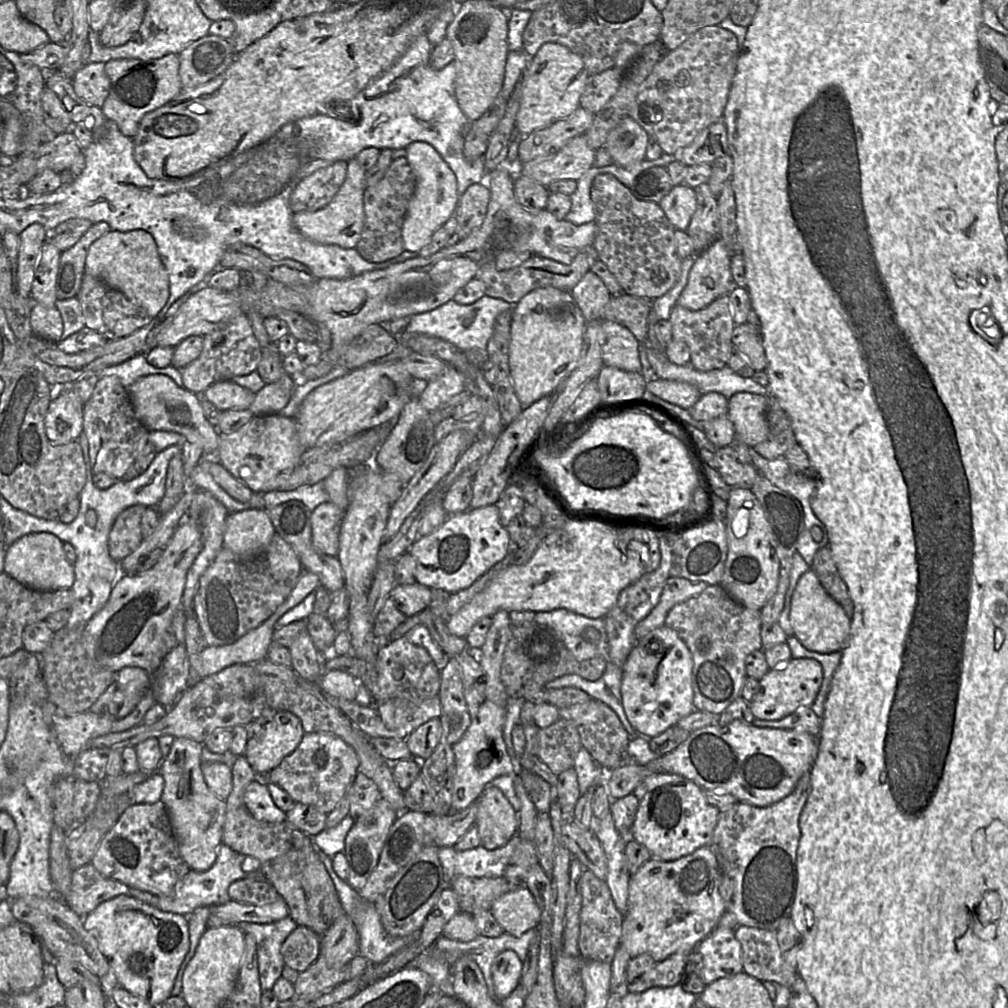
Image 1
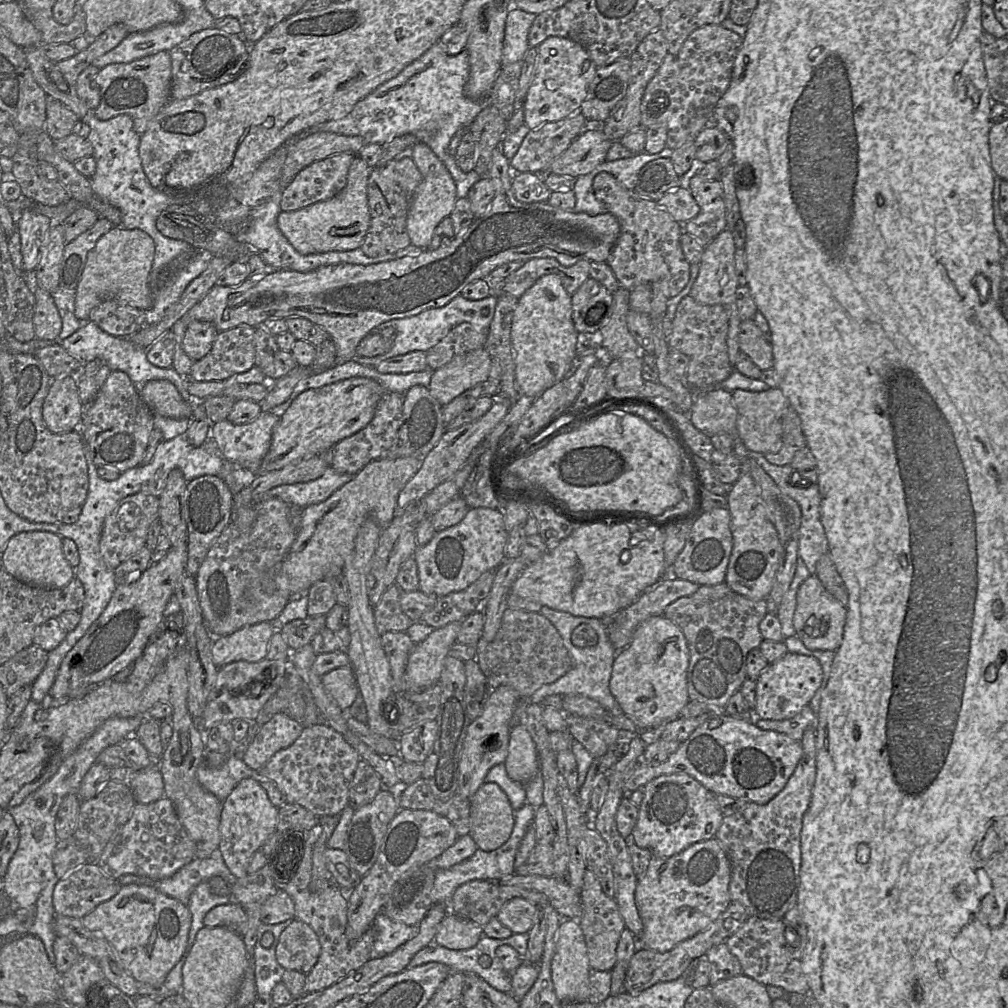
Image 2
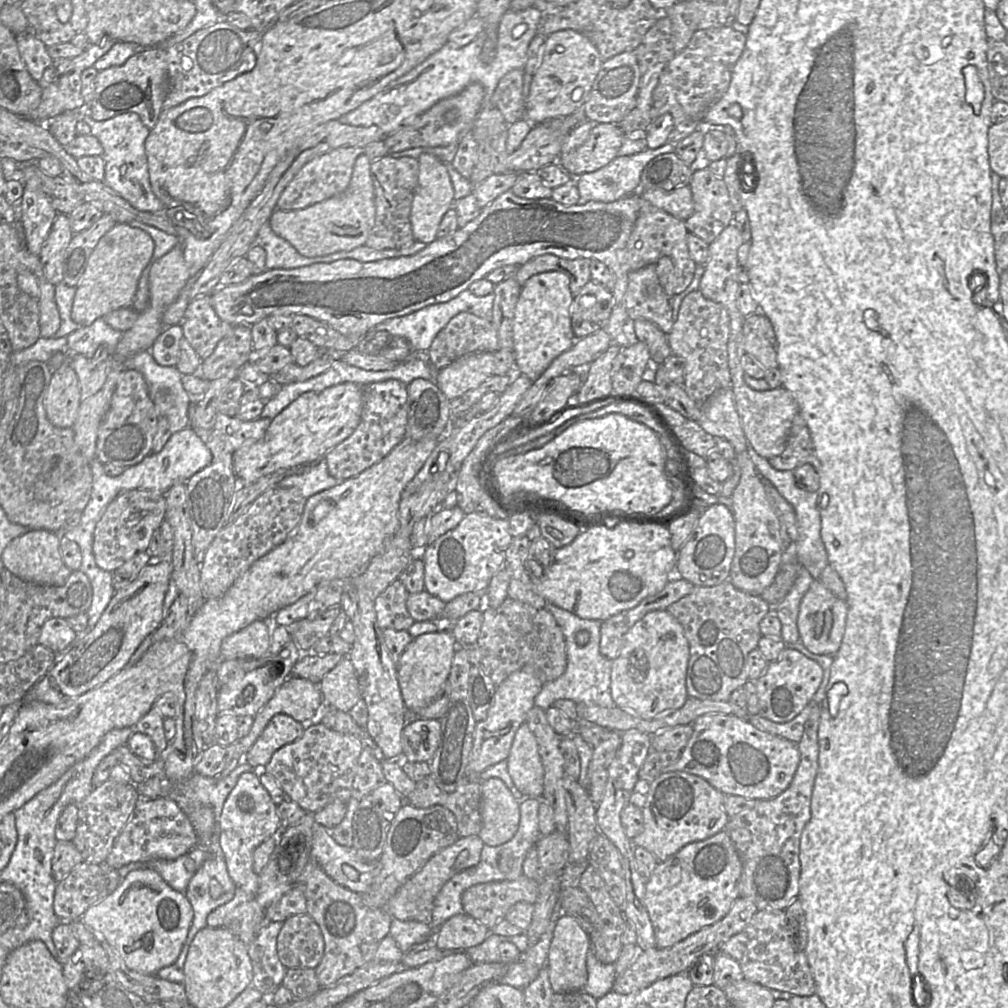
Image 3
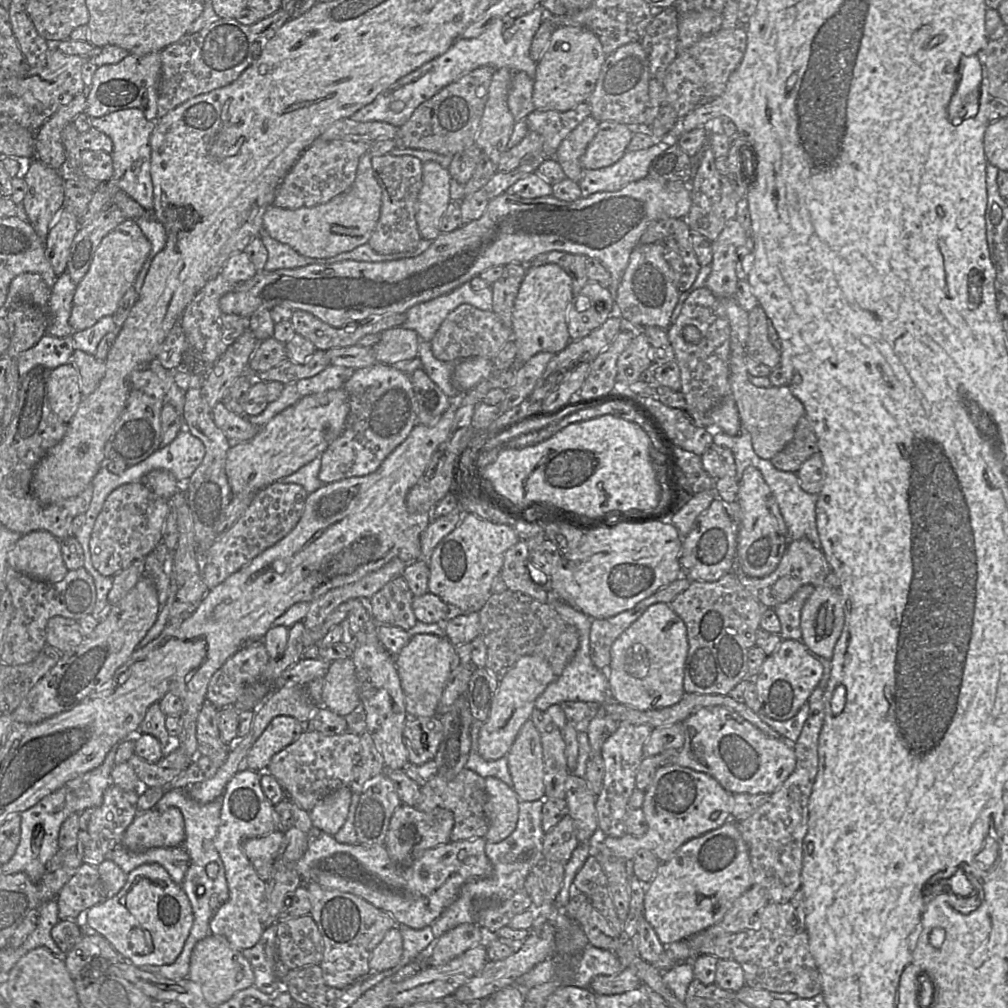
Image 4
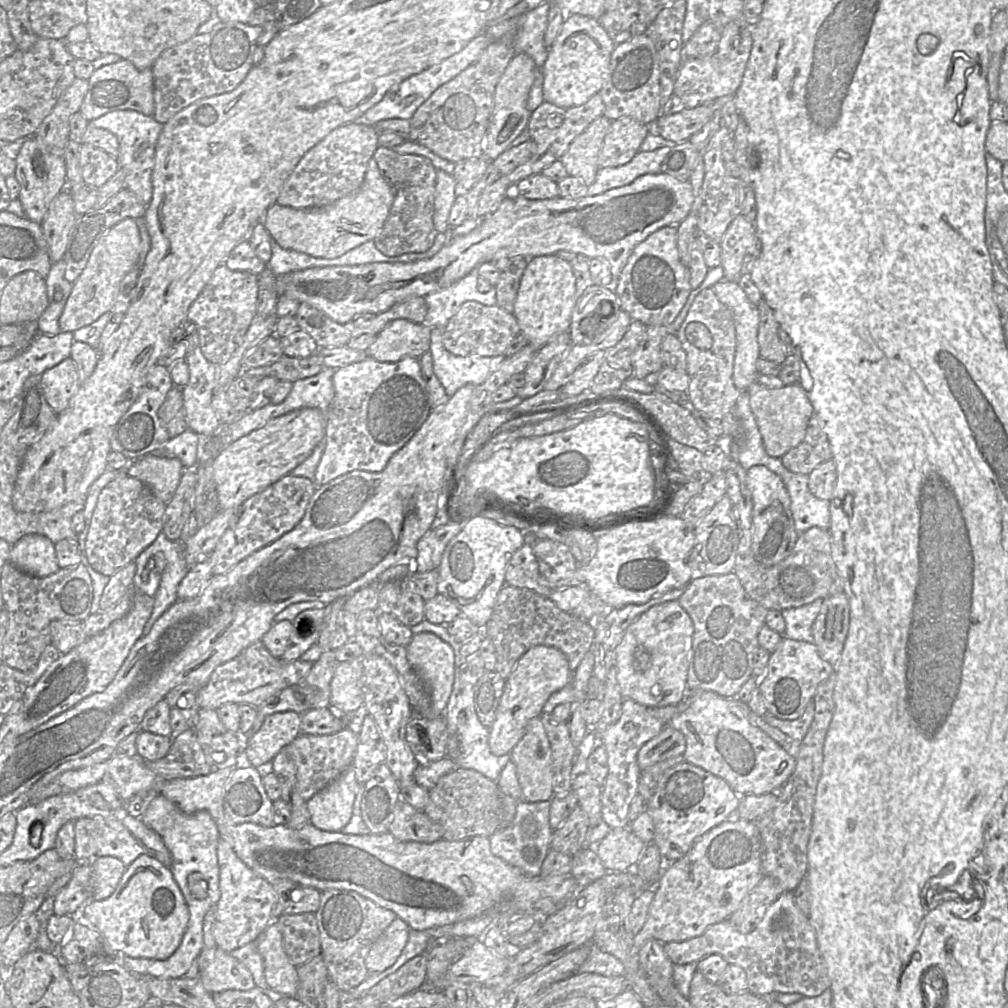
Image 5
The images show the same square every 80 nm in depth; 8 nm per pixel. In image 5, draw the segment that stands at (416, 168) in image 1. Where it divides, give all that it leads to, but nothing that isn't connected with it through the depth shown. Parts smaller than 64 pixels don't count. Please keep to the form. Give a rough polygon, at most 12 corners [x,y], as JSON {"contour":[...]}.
{"contour":[[436,170],[433,224],[448,229],[456,198],[452,174]]}

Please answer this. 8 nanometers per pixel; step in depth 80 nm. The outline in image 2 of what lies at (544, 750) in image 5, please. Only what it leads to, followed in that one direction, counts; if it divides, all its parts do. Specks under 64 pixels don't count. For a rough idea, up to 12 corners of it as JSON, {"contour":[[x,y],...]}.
{"contour":[[522,724],[510,731],[505,767],[524,786],[539,773]]}

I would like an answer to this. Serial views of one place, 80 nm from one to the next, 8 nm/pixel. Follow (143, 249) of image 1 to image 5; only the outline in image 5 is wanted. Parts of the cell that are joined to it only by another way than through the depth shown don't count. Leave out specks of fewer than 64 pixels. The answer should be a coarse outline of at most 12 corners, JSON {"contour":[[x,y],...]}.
{"contour":[[138,221],[104,234],[59,318],[74,332],[111,311],[138,263]]}

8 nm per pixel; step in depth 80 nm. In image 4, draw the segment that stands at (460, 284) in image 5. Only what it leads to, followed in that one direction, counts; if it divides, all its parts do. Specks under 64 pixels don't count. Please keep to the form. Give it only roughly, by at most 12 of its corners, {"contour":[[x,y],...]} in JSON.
{"contour":[[470,281],[407,310],[401,327],[431,342],[461,304],[493,310],[491,287]]}

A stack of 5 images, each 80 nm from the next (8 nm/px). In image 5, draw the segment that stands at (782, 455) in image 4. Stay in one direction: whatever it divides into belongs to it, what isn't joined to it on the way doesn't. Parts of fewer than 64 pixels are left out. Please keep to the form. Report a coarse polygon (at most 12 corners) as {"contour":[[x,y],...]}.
{"contour":[[812,415],[805,437],[781,456],[783,466],[810,474],[832,459],[819,420]]}

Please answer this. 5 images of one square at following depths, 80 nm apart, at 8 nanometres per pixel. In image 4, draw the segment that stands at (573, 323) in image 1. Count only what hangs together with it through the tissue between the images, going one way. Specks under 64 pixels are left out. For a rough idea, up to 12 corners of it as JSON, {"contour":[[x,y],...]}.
{"contour":[[527,266],[512,311],[517,366],[571,341],[572,280]]}

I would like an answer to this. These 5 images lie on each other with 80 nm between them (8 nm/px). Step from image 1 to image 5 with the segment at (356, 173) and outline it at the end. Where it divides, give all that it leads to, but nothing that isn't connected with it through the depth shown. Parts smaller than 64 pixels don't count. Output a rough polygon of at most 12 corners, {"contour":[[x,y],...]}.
{"contour":[[372,157],[354,193],[318,208],[275,203],[282,248],[333,259],[373,240],[392,204]]}

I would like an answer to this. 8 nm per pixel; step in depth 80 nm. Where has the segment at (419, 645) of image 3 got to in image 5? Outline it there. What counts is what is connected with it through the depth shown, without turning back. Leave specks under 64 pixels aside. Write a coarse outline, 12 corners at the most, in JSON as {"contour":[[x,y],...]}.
{"contour":[[431,632],[413,634],[407,659],[434,715],[452,692],[451,646]]}

